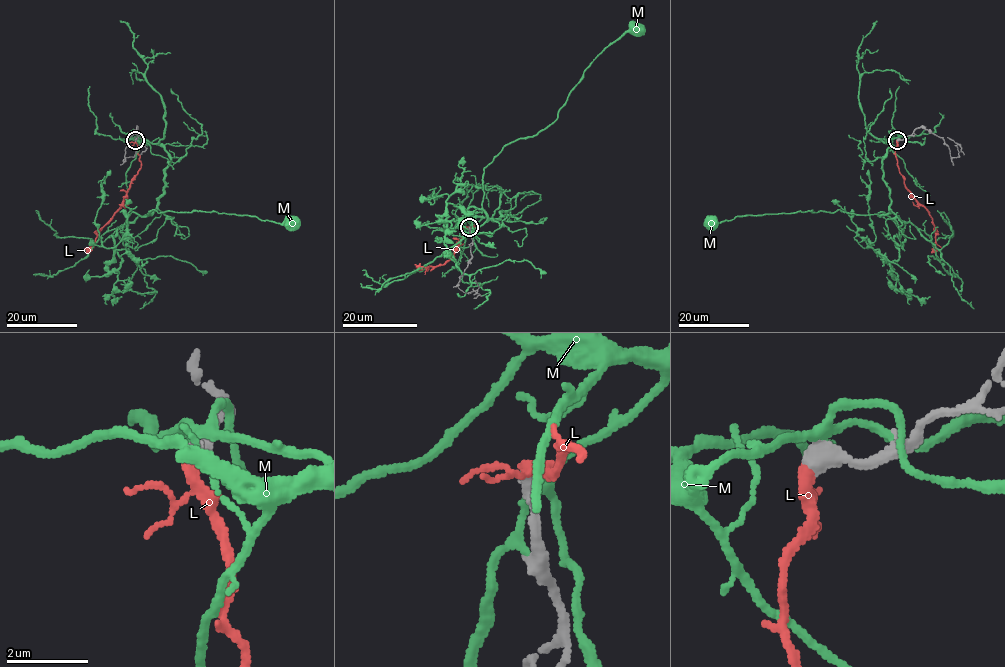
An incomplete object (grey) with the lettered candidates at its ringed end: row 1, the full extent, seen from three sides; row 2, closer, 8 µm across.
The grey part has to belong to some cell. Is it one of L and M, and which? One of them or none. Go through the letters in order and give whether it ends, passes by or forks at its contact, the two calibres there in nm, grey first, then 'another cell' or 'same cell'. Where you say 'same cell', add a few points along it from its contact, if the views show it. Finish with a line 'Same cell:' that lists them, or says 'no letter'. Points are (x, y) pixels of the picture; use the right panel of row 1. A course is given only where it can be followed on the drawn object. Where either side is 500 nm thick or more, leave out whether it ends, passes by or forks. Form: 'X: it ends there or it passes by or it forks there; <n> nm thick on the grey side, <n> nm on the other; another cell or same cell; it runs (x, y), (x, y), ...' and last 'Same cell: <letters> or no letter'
L: it forks there; 480 nm thick on the grey side, 190 nm on the other; same cell; it runs (897, 140), (895, 150), (897, 167), (904, 186), (932, 219), (933, 252)
M: it forks there; 480 nm thick on the grey side, 180 nm on the other; another cell
Same cell: L

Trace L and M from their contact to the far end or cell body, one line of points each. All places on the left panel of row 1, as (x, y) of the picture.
L: (135, 140), (141, 167), (131, 180), (123, 204), (97, 231), (95, 243), (86, 252)
M: (135, 138), (160, 144), (170, 160), (163, 194), (148, 215), (198, 210), (287, 227), (291, 221)

